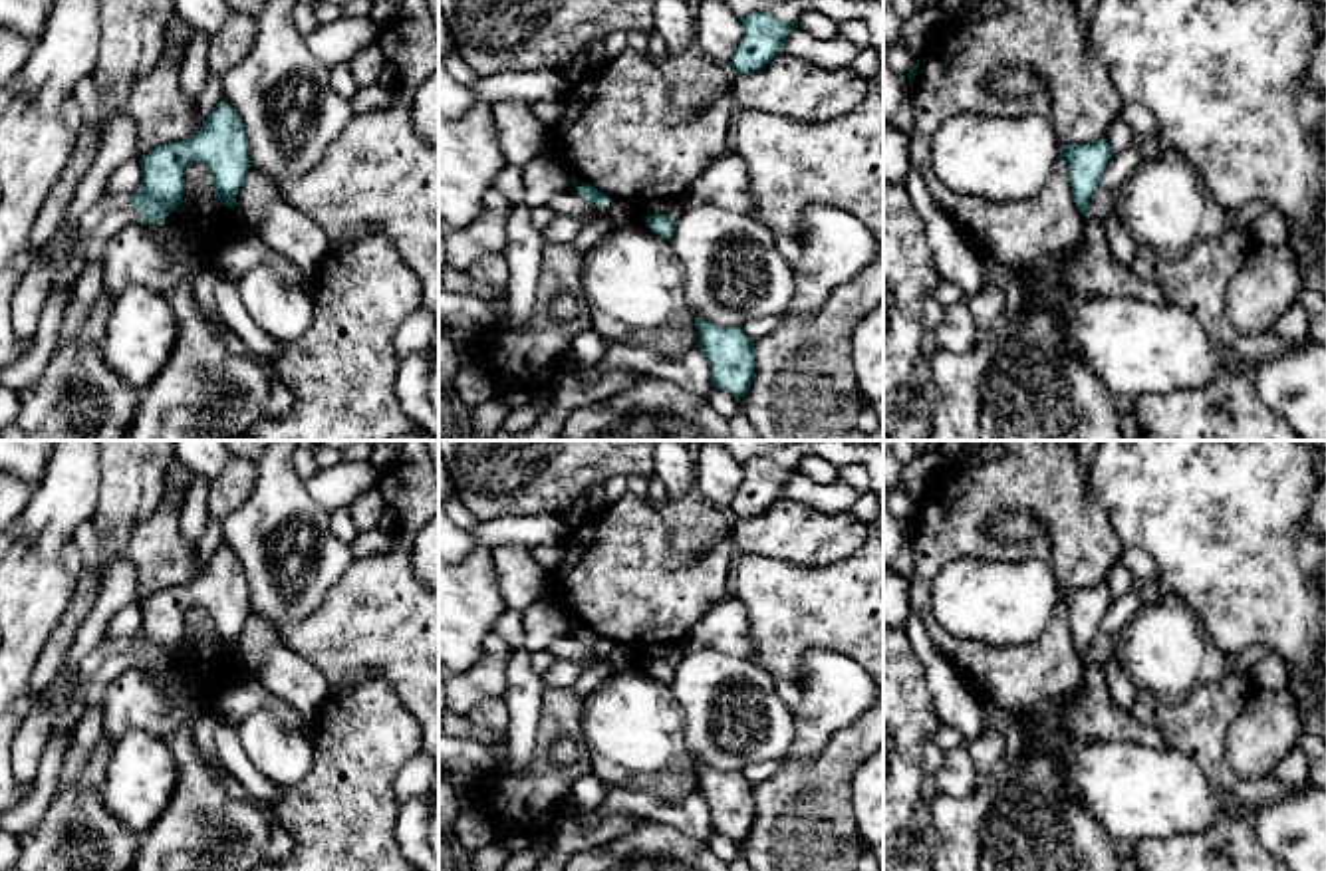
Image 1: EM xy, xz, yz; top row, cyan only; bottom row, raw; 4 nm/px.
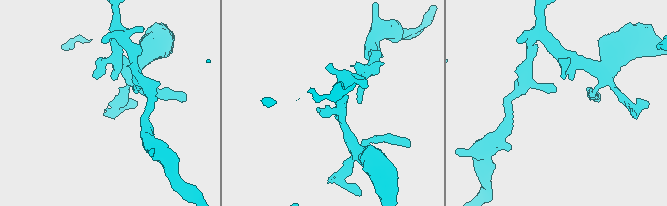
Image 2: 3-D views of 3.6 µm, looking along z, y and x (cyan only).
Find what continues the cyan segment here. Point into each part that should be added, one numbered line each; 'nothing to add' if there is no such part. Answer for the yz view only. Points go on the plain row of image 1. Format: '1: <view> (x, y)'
nothing to add

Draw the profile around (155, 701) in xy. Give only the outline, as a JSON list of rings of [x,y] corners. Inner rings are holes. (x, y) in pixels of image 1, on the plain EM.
[[[161,663],[155,669],[129,669],[105,686],[99,700],[105,736],[119,738],[127,732],[171,740],[189,718],[195,702],[179,667]]]

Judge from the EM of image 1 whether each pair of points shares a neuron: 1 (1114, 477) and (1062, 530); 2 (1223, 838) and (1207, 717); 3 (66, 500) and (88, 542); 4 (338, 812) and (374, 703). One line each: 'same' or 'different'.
1: different
2: same
3: different
4: same

